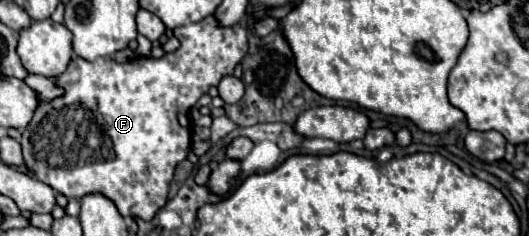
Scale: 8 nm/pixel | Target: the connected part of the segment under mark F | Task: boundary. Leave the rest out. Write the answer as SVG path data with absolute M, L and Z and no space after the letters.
M216 16L180 26L174 30L174 36L180 40L180 48L162 58L134 58L118 64L110 56L96 58L94 62L74 56L66 72L54 78L64 94L54 100L40 100L30 124L22 132L20 144L26 168L66 198L82 198L98 192L110 198L122 216L152 220L168 202L168 186L176 164L192 150L190 108L224 76L232 76L236 64L248 52L248 30L242 24L224 28Z

